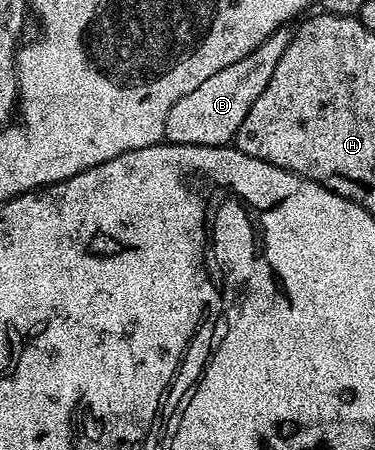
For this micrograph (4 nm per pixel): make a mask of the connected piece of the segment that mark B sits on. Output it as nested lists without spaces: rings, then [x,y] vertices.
[[[290,26],[277,28],[270,37],[261,41],[261,45],[257,45],[257,49],[253,49],[253,53],[241,57],[241,61],[233,61],[233,65],[225,65],[225,69],[213,73],[213,77],[201,81],[193,93],[185,93],[185,97],[169,109],[169,117],[165,117],[164,140],[177,145],[228,146],[237,129],[241,129],[241,121],[245,121],[249,109],[253,109],[257,97],[265,93],[265,85],[269,85],[277,61],[281,61],[285,49],[289,49],[292,34]]]

